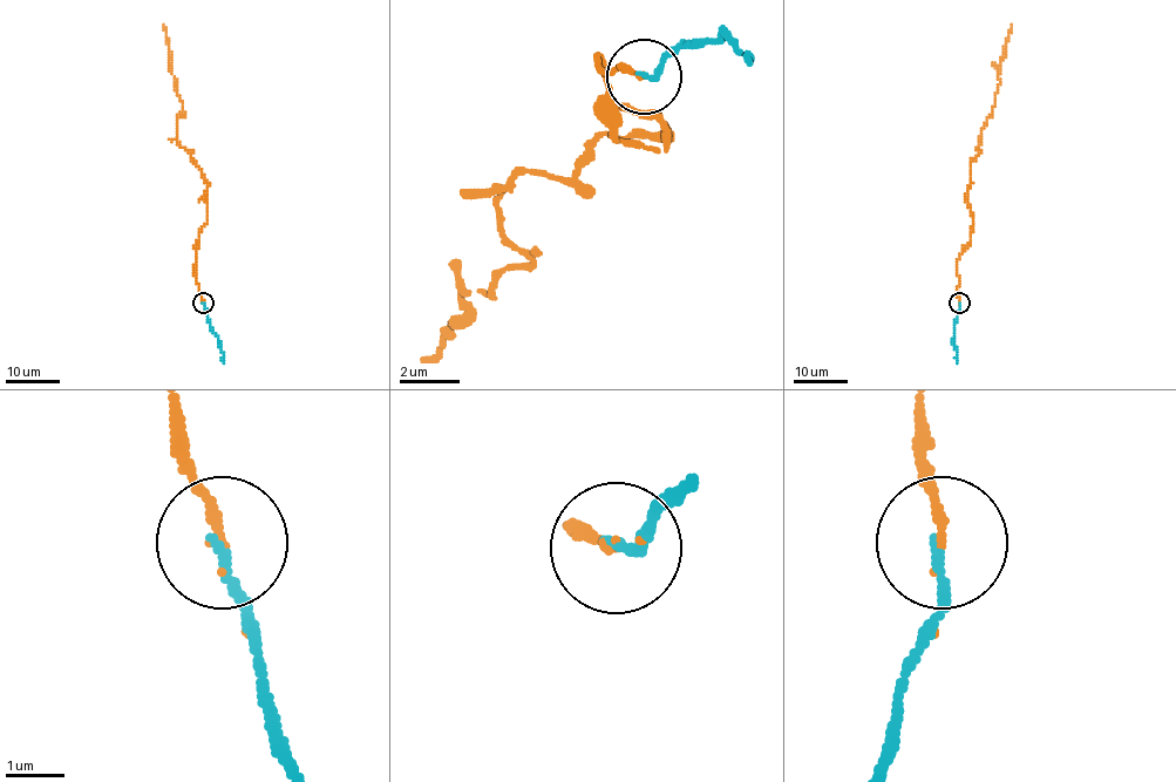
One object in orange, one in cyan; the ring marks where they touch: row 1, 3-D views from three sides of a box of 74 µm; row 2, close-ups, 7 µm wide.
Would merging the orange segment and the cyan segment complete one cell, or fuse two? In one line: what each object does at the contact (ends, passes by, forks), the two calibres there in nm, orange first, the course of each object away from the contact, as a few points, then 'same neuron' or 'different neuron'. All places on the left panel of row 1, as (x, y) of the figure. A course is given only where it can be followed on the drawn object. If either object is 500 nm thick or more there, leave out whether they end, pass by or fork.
orange ends; cyan ends; calibres 140 and 170 nm; course orange (204, 303), (196, 260), (199, 230), (206, 222), (208, 186), (177, 140), (176, 123), (183, 106), (163, 24); course cyan (204, 303), (223, 362); same neuron

